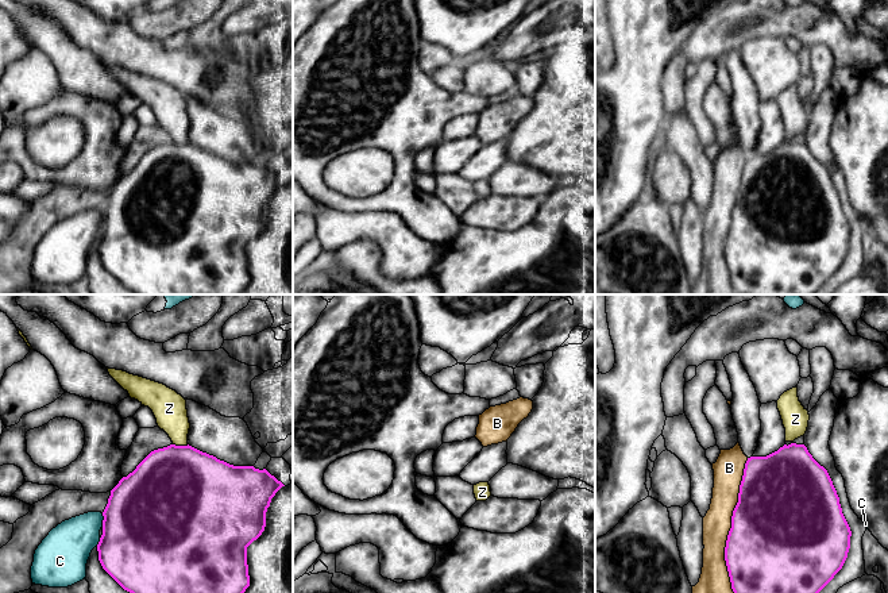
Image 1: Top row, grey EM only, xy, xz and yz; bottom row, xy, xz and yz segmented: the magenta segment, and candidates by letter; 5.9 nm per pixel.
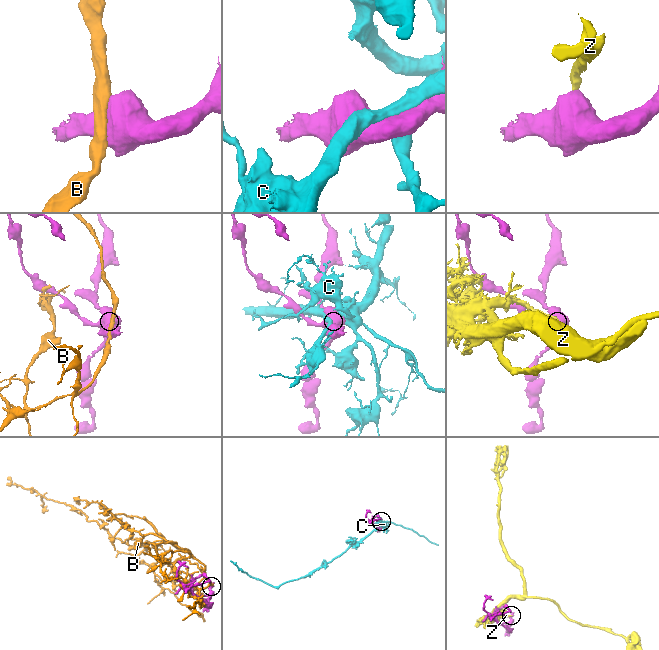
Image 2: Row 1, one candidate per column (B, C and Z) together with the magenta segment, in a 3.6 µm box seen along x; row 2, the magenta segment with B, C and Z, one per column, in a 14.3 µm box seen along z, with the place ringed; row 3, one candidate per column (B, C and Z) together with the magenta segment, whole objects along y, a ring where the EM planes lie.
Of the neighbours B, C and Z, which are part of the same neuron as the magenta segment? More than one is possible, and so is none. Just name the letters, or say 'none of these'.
none of these

